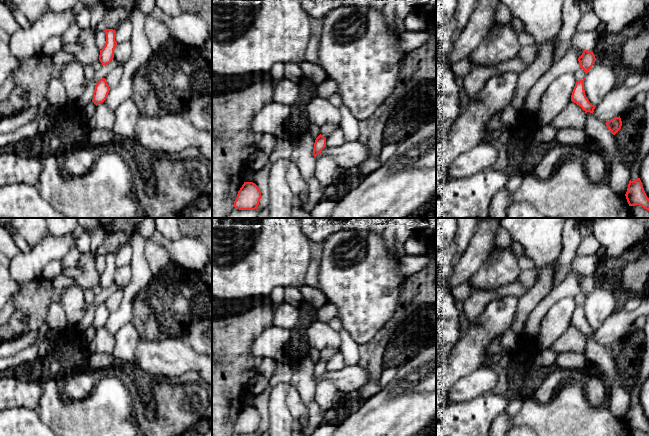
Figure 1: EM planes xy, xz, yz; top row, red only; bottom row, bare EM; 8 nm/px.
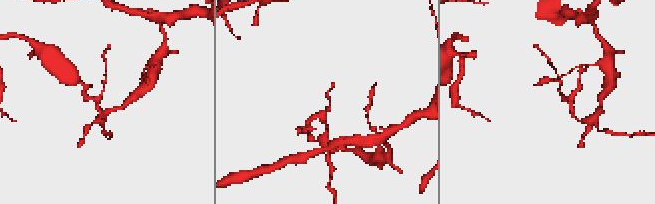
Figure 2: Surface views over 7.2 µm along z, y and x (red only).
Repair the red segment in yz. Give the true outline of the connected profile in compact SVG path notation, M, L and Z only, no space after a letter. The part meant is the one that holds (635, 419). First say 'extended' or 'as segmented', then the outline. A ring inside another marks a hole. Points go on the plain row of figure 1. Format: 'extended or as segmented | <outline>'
as segmented | M640 402L629 405L625 420L629 430L639 429L649 435L649 422L644 415Z

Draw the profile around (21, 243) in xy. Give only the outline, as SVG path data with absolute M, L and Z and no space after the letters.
M11 233L10 235L21 253L26 253L30 251L31 246L26 242L26 240L23 237L16 233Z

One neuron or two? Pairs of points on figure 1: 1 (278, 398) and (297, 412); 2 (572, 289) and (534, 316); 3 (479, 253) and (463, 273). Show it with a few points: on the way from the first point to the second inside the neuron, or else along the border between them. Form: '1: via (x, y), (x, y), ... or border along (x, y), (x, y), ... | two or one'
1: border along (289, 383), (286, 406), (294, 418) | two
2: via (563, 290), (558, 292), (543, 307) | one
3: via (474, 258), (466, 268) | one

